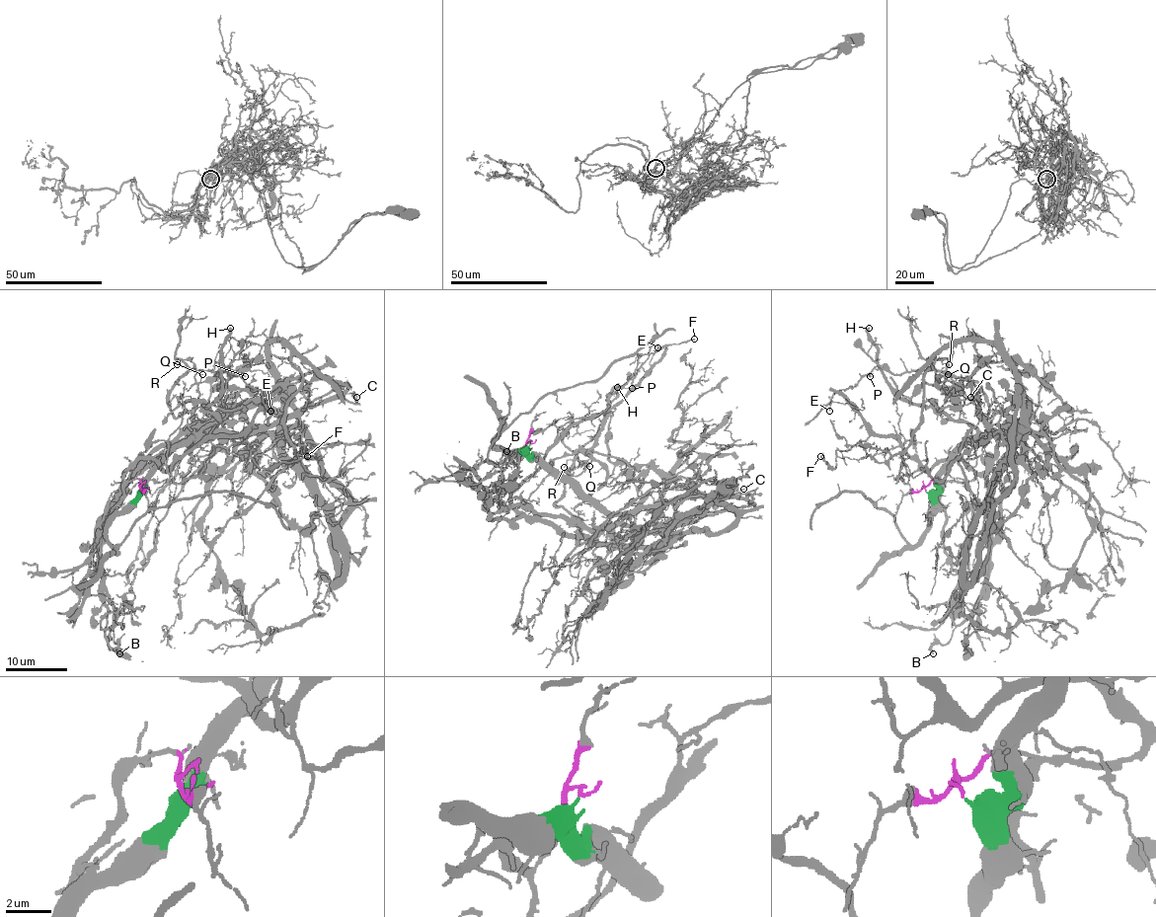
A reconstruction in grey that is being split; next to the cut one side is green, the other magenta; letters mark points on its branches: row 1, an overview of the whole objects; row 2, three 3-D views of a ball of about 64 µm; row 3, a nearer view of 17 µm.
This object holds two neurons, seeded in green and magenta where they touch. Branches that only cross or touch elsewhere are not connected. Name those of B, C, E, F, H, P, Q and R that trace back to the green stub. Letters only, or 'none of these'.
C, H, P, Q, R

